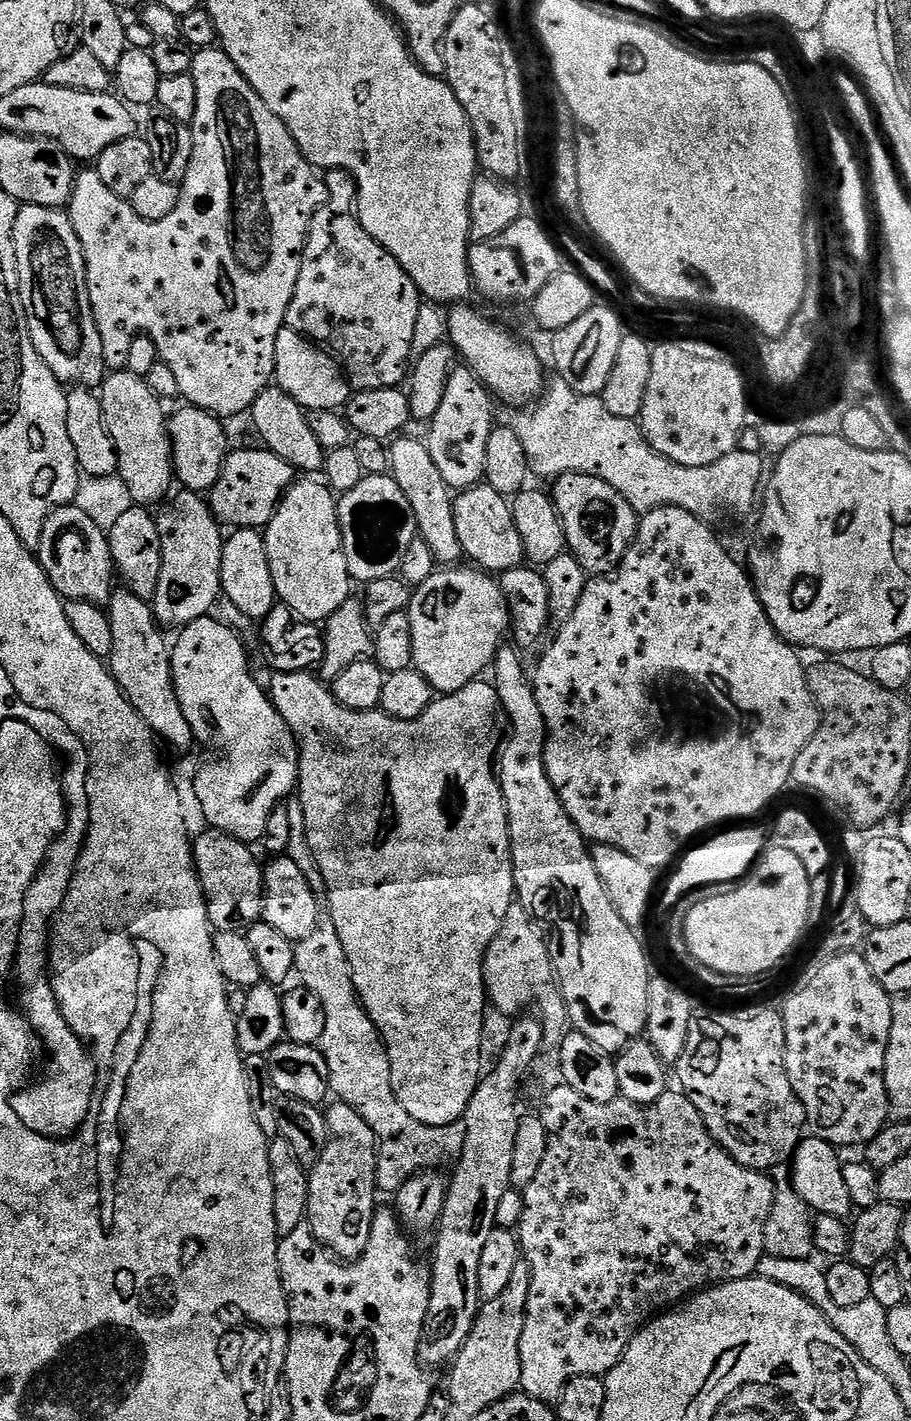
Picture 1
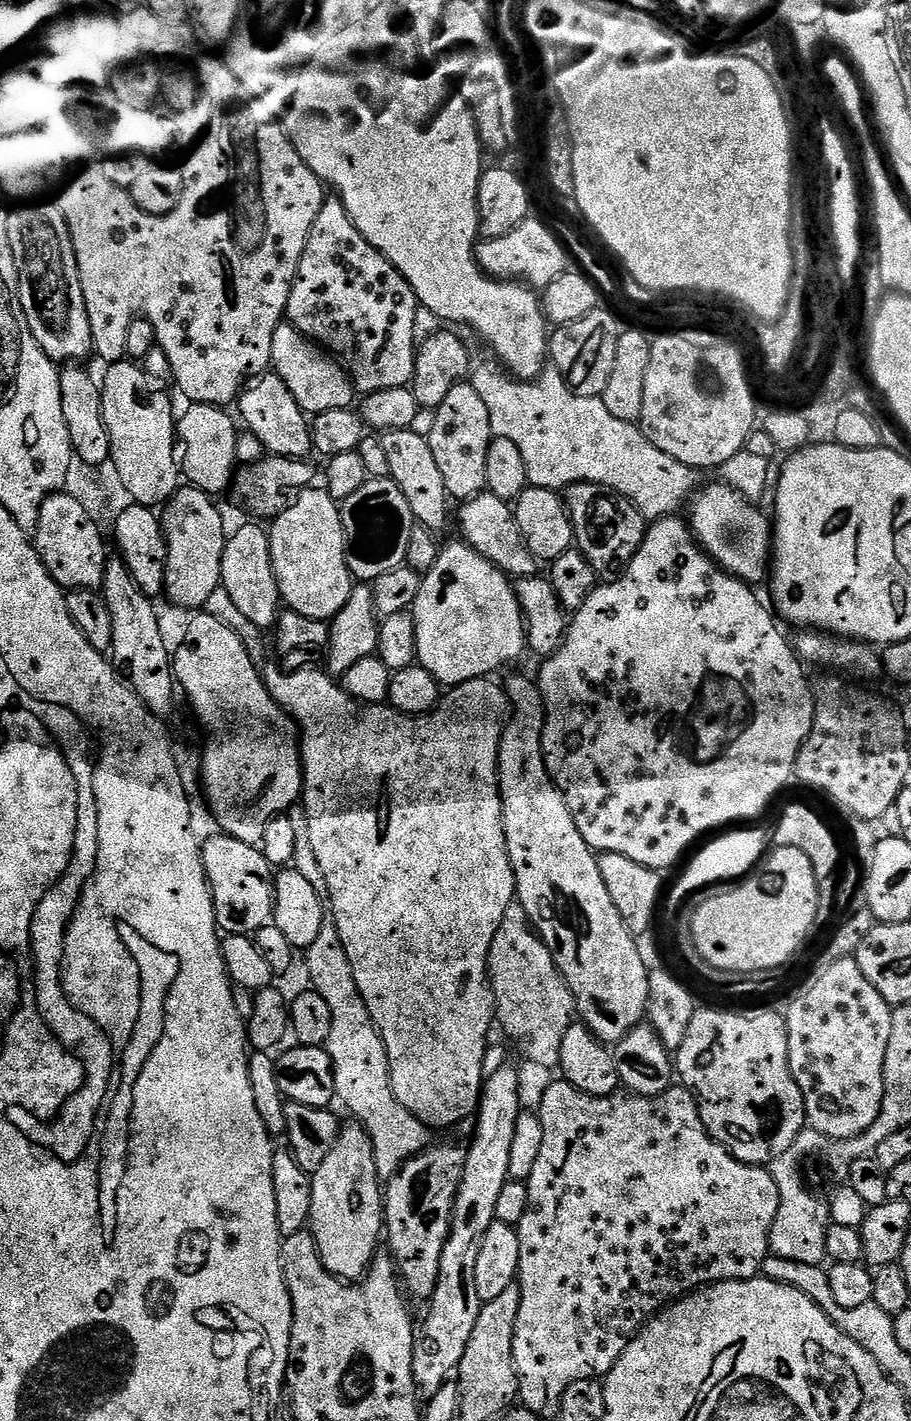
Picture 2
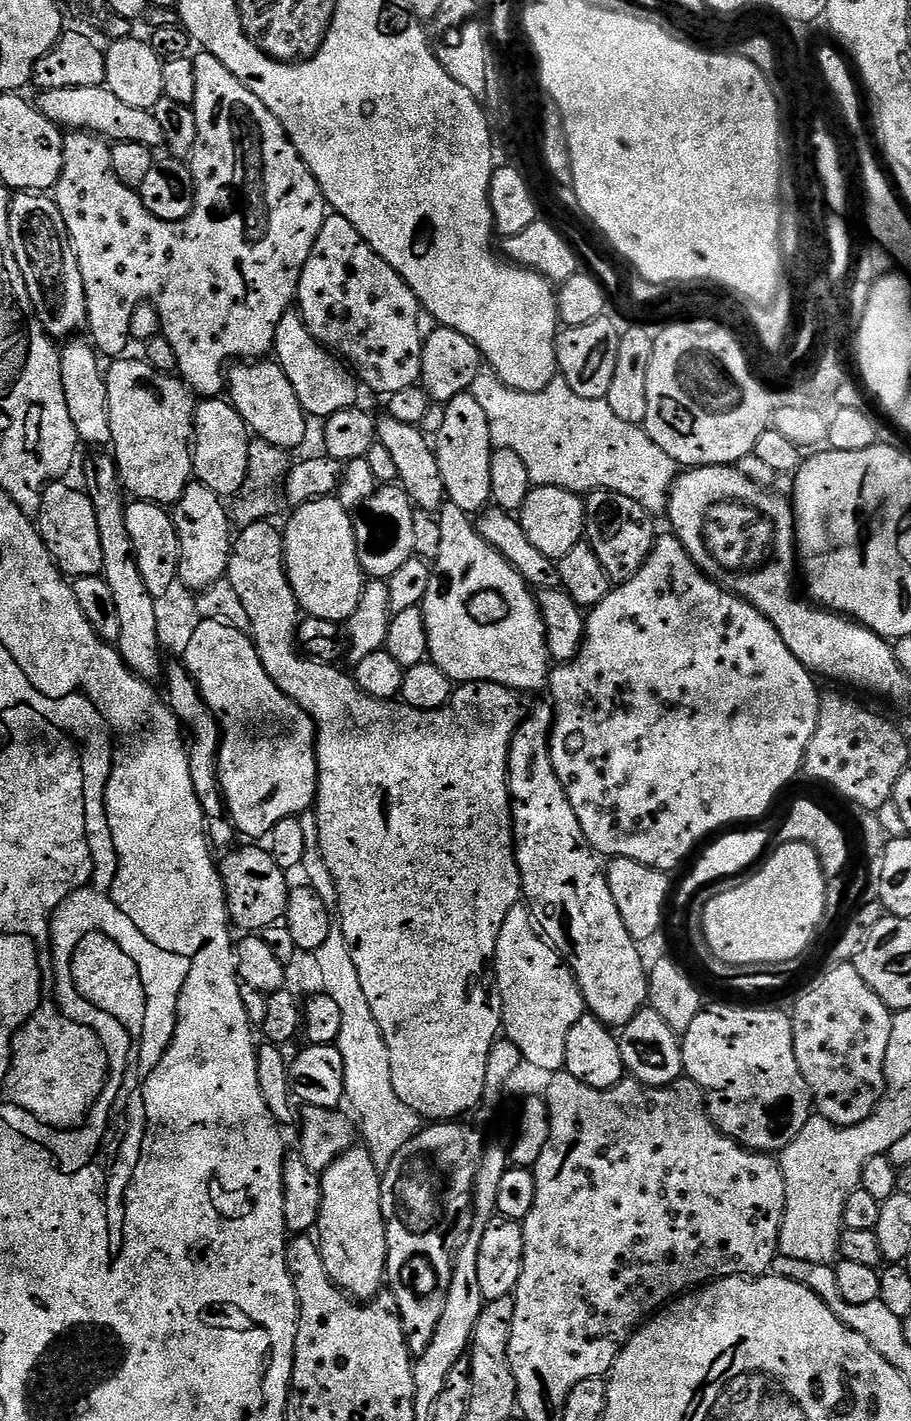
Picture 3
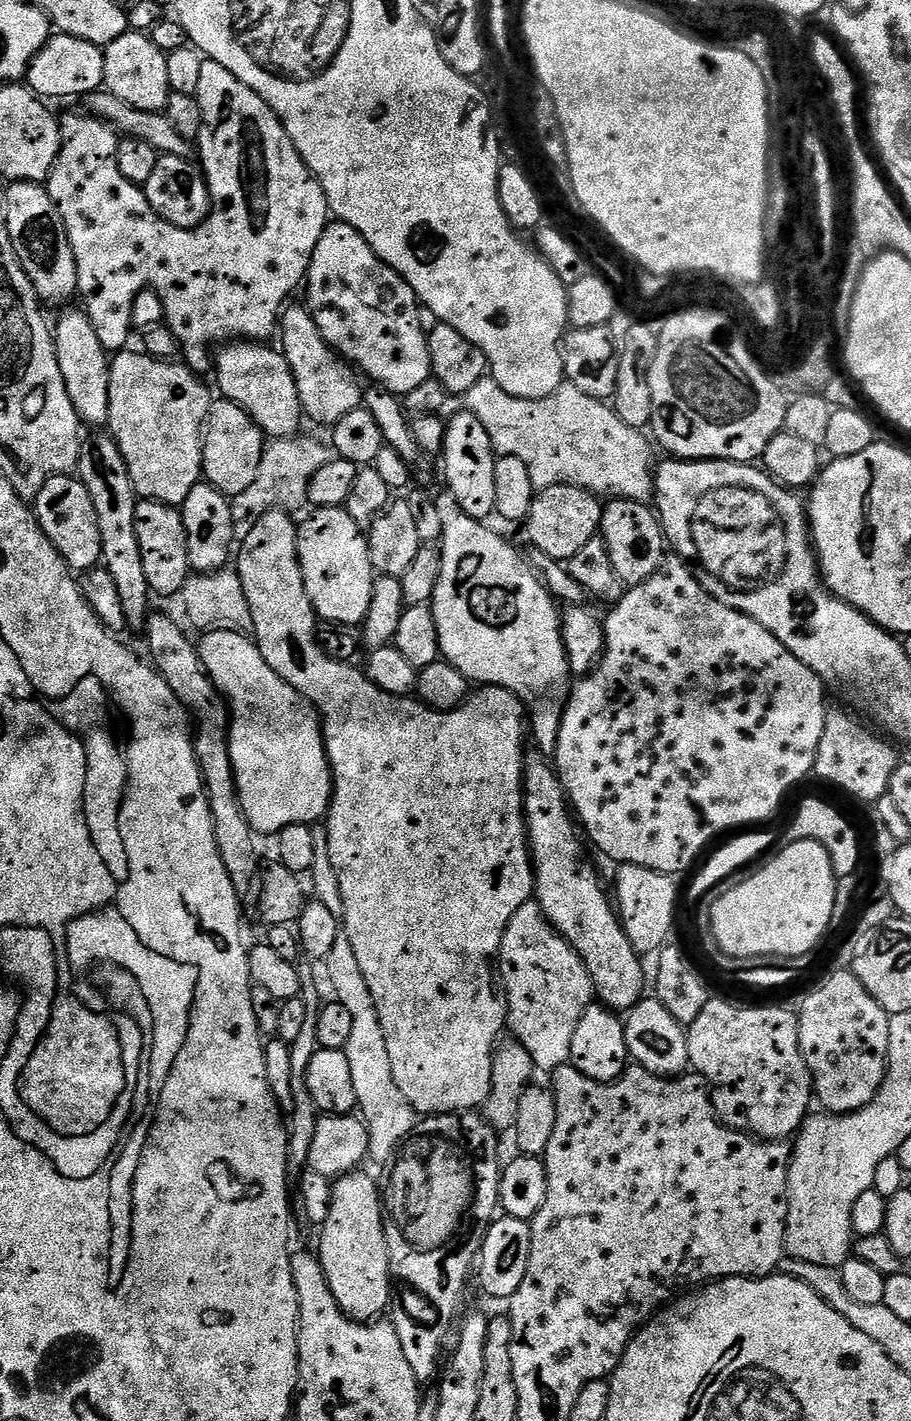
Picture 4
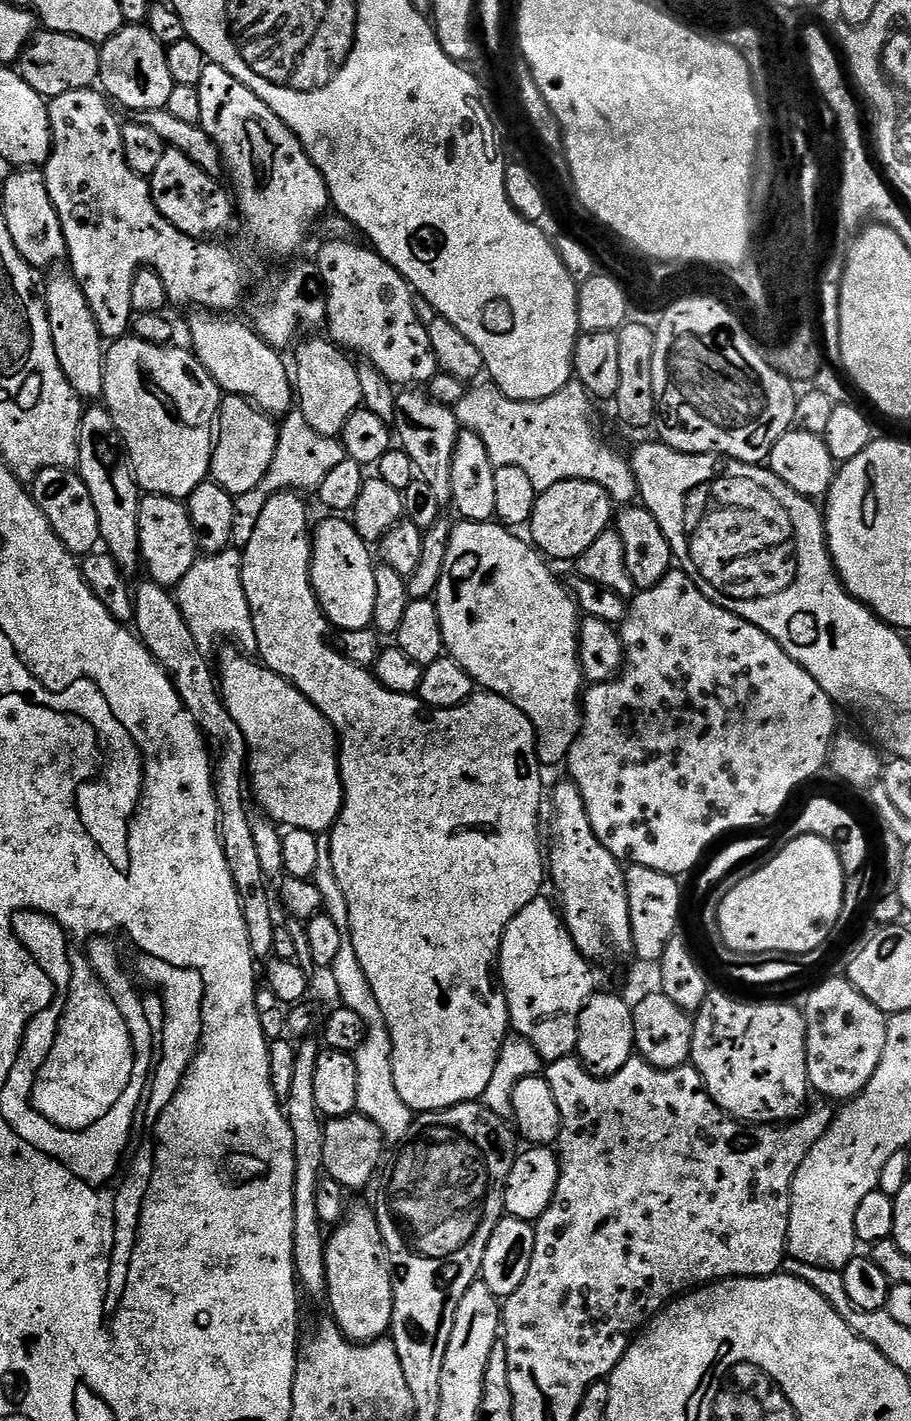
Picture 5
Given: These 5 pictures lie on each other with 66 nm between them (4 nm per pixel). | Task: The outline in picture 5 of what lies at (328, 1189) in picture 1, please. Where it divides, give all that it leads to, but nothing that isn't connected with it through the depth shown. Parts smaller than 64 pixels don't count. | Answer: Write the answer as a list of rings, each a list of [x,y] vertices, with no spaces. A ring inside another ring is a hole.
[[[349,1207],[346,1218],[331,1229],[325,1248],[328,1279],[326,1304],[332,1307],[335,1327],[348,1339],[357,1342],[387,1337],[392,1327],[394,1310],[392,1267],[375,1211],[371,1207]]]

